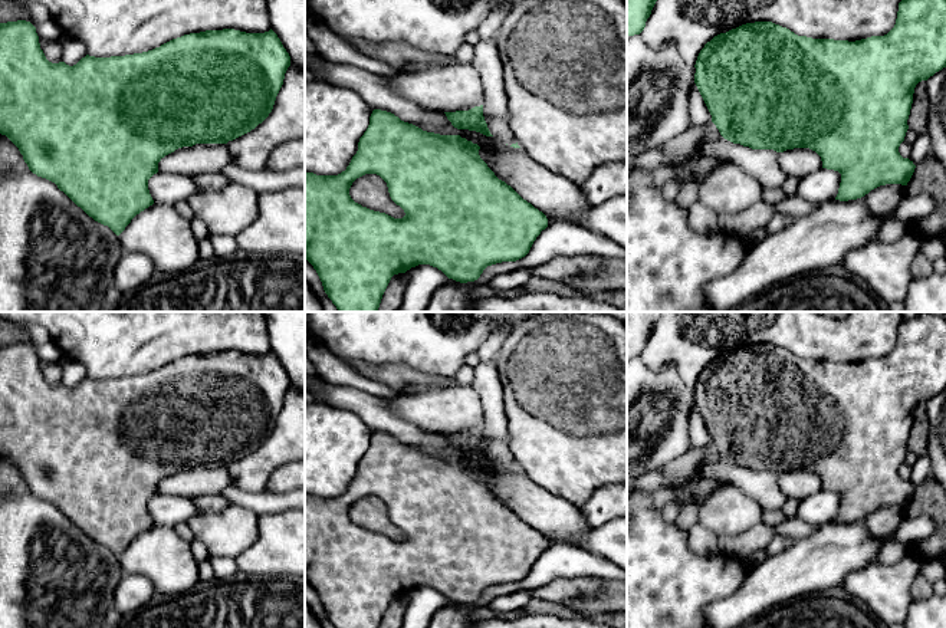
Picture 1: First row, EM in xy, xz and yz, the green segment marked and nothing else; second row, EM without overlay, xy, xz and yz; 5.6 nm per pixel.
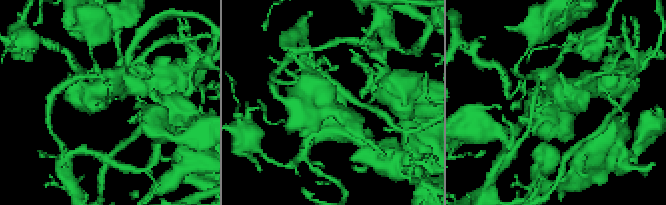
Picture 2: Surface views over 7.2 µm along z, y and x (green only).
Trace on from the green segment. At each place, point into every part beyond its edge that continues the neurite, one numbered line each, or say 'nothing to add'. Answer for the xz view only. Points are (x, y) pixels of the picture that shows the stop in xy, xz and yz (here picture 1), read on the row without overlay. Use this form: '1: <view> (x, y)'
nothing to add

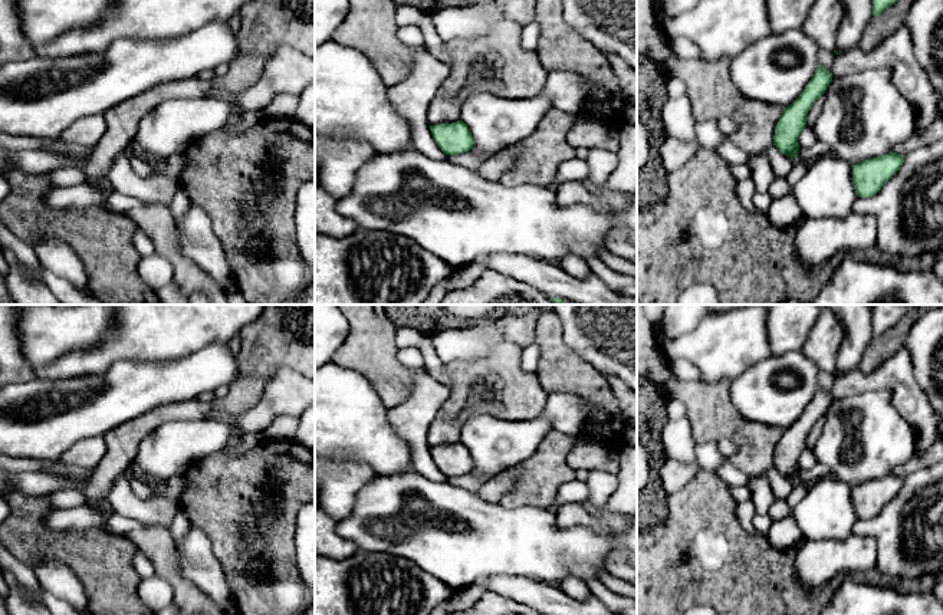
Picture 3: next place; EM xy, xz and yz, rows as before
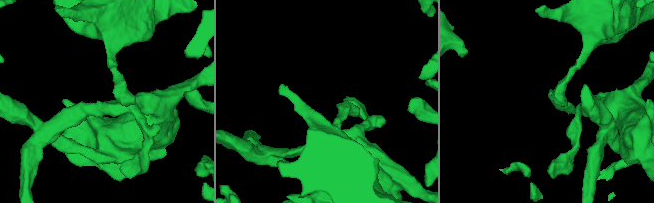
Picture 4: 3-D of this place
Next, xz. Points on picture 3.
nothing to add

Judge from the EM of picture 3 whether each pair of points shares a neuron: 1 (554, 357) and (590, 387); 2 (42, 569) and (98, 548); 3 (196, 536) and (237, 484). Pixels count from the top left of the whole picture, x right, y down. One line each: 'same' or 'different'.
1: same
2: different
3: different

